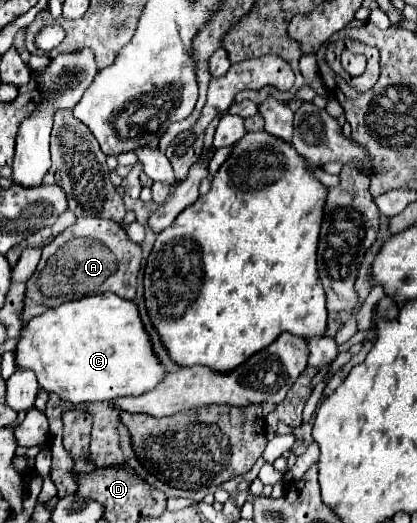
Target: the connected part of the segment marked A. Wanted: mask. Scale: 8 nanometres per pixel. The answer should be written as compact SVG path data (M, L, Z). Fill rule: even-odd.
M81 217L43 247L39 267L27 281L21 321L25 323L49 307L57 307L85 295L113 291L123 299L133 299L139 263L141 247L129 239L127 231L119 223L95 217Z

